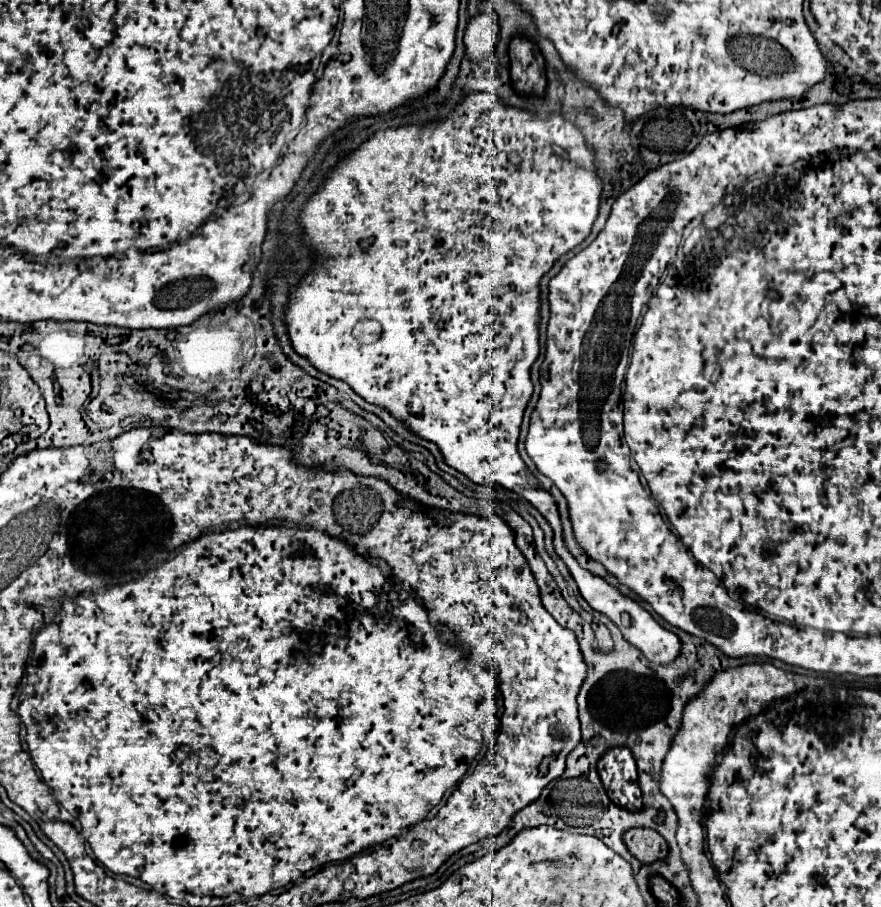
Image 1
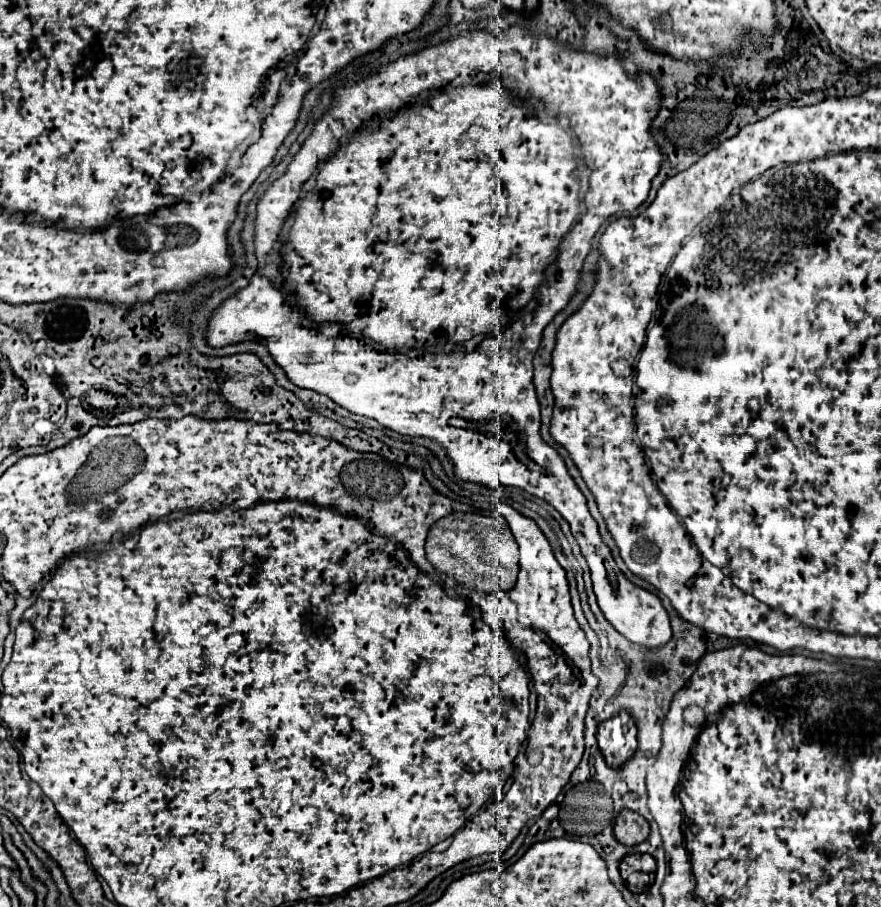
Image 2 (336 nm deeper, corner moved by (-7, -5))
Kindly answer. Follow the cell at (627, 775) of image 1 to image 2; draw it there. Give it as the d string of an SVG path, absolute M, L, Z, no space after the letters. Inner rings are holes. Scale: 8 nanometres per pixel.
M619 711L615 717L599 723L597 741L607 763L621 767L637 749L637 727L631 713Z

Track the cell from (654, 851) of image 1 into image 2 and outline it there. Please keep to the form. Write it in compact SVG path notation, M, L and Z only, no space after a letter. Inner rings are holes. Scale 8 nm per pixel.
M623 809L613 825L613 833L619 843L623 845L637 845L643 843L649 835L649 823L645 817L631 809Z

